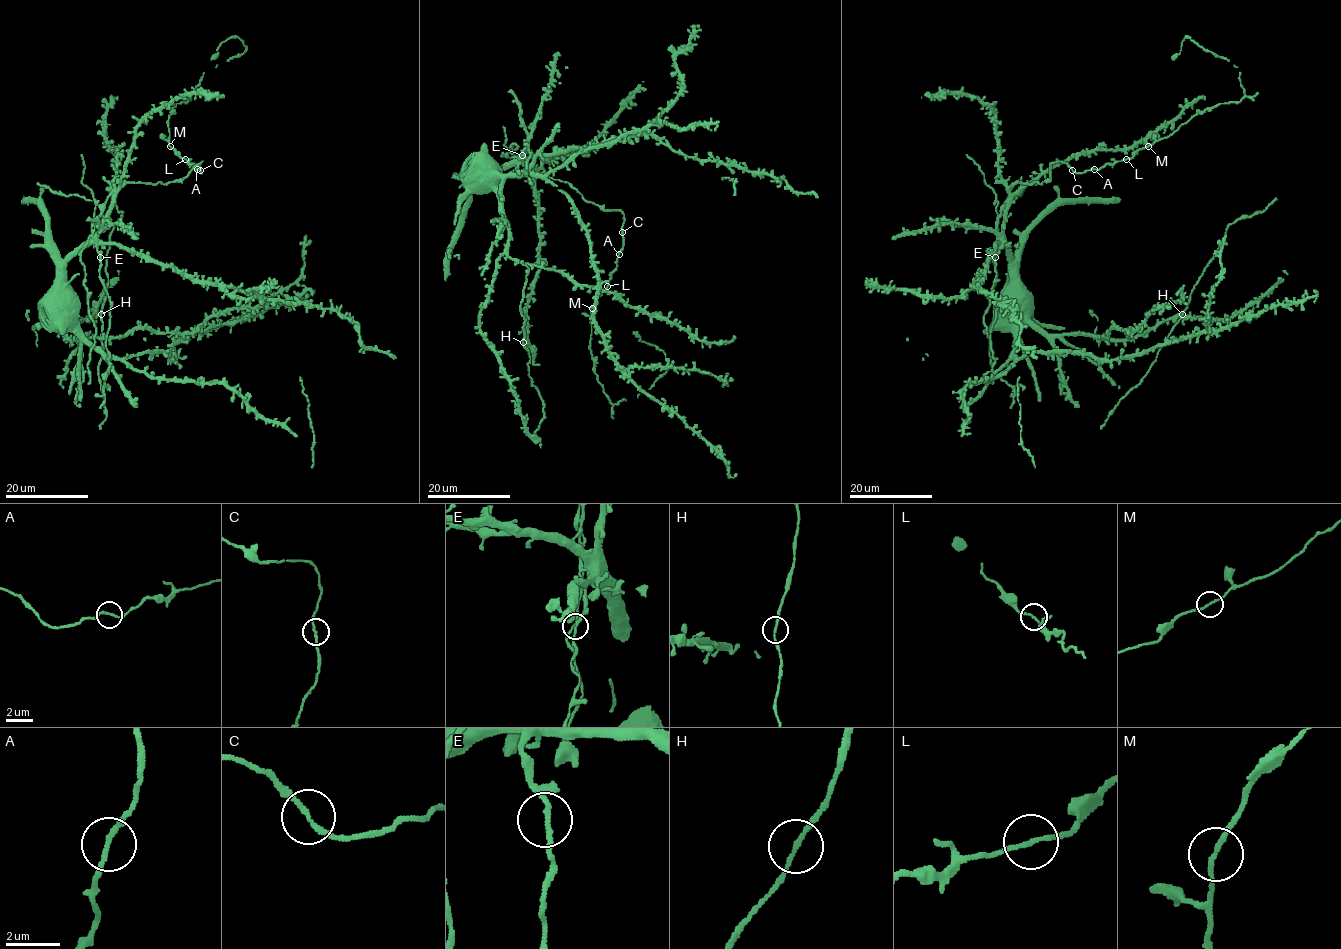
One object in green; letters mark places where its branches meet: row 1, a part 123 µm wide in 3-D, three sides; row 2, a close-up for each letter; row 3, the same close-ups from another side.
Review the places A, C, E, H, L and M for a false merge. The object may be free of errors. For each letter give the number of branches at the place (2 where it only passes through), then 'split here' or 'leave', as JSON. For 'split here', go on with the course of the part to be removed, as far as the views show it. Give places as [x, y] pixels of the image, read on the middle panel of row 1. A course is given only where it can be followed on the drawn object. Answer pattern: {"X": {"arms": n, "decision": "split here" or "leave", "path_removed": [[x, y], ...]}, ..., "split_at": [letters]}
{"A": {"arms": 2, "decision": "leave"}, "C": {"arms": 2, "decision": "leave"}, "E": {"arms": 2, "decision": "leave"}, "H": {"arms": 2, "decision": "leave"}, "L": {"arms": 2, "decision": "leave"}, "M": {"arms": 2, "decision": "leave"}, "split_at": []}

